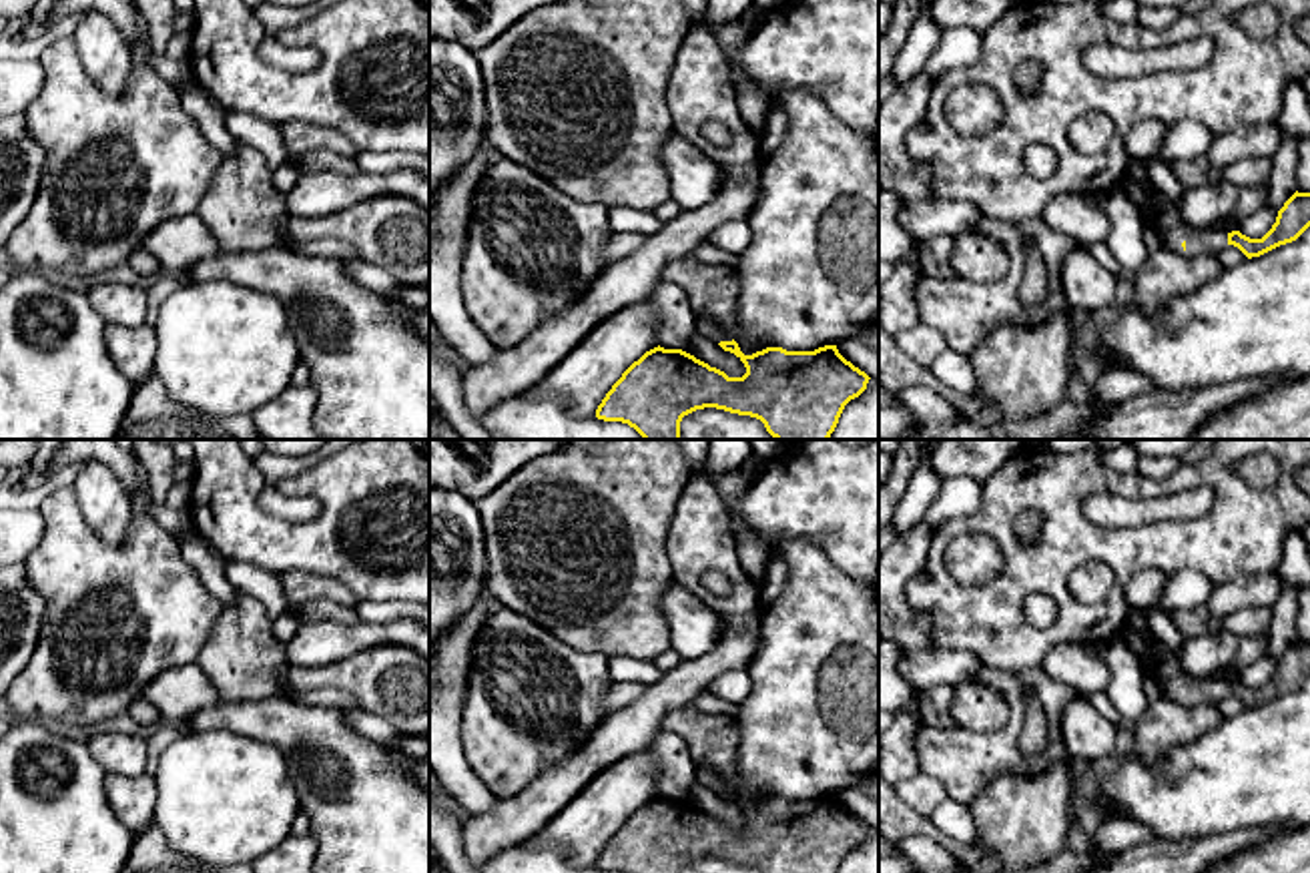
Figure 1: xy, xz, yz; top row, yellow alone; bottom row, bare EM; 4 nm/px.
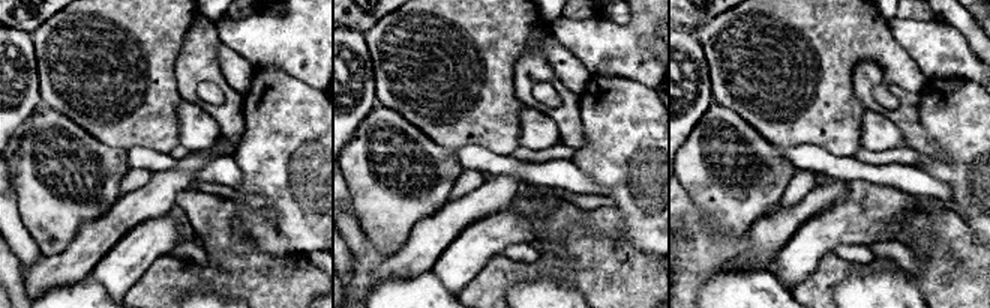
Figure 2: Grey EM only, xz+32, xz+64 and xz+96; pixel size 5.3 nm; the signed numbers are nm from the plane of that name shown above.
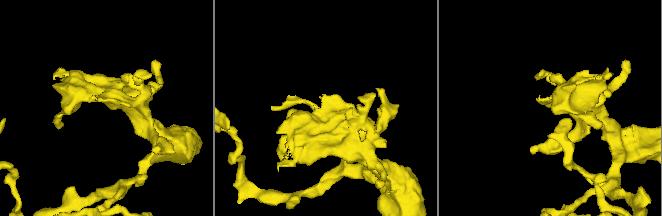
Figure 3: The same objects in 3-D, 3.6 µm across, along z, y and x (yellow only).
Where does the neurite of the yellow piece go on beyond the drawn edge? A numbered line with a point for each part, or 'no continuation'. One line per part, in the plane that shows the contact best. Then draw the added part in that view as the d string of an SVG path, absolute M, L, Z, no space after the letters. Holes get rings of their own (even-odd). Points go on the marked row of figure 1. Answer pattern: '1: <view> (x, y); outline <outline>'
1: yz (1172, 229); outline M1158 195L1143 219L1156 221L1162 245L1174 253L1200 257L1200 255L1220 255L1228 247L1228 233L1216 229L1190 227L1172 209L1166 207L1164 195Z

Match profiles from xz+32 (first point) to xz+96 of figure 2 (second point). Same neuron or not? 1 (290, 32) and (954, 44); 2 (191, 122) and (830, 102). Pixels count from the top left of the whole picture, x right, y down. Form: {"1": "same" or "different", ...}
{"1": "same", "2": "different"}

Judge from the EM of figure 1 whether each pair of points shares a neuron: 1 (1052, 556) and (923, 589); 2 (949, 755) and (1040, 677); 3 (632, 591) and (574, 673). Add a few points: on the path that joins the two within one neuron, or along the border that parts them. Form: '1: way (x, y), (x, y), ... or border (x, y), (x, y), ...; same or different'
1: way (1020, 576), (998, 599), (955, 599); same
2: way (979, 755), (1016, 723), (1016, 701); same
3: border (546, 631), (574, 649), (598, 651), (608, 659); different

